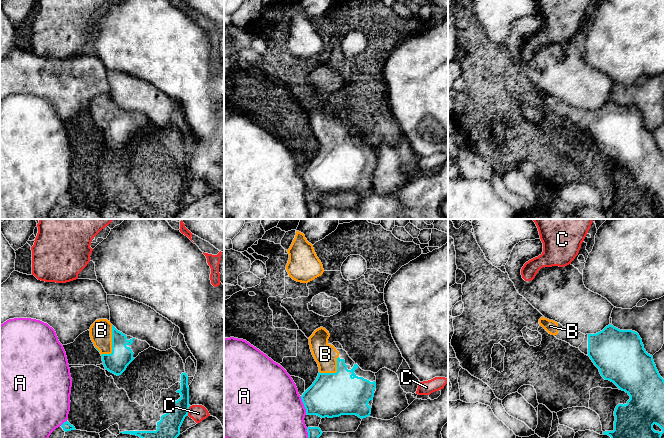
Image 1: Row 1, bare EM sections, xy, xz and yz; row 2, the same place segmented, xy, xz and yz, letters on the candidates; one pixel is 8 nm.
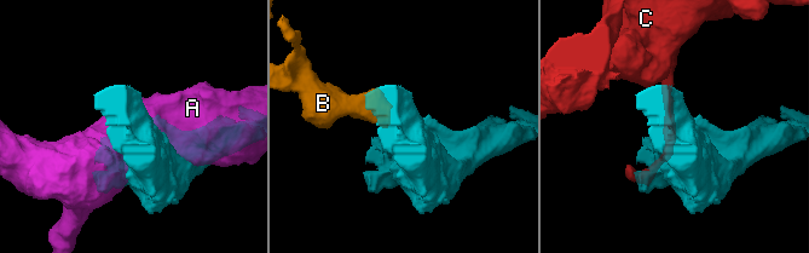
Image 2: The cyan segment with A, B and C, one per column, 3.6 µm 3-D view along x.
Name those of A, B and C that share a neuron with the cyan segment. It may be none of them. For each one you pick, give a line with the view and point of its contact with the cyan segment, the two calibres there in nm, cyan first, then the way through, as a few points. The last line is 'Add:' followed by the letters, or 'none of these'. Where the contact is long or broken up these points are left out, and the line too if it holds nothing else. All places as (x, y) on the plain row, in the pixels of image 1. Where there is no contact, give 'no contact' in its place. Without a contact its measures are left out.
B: xy (112, 120) | 170/180 nm | across xy (116, 138), (116, 131), (112, 120), (101, 106)
Add: B

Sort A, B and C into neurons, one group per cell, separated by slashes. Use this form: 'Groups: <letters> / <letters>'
Groups: A / B / C

